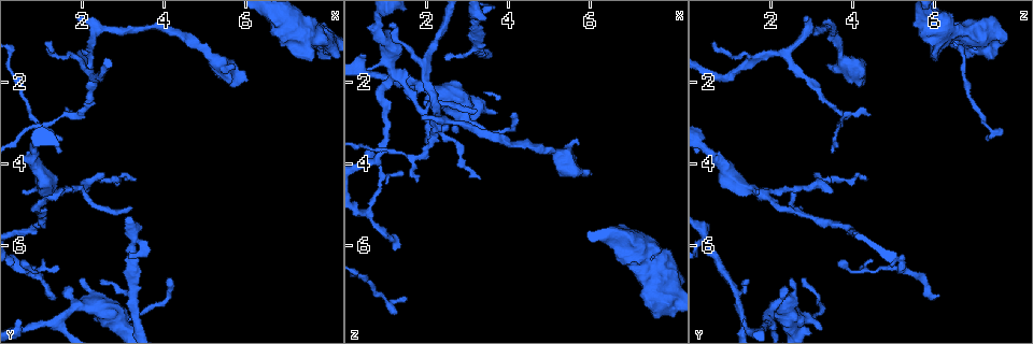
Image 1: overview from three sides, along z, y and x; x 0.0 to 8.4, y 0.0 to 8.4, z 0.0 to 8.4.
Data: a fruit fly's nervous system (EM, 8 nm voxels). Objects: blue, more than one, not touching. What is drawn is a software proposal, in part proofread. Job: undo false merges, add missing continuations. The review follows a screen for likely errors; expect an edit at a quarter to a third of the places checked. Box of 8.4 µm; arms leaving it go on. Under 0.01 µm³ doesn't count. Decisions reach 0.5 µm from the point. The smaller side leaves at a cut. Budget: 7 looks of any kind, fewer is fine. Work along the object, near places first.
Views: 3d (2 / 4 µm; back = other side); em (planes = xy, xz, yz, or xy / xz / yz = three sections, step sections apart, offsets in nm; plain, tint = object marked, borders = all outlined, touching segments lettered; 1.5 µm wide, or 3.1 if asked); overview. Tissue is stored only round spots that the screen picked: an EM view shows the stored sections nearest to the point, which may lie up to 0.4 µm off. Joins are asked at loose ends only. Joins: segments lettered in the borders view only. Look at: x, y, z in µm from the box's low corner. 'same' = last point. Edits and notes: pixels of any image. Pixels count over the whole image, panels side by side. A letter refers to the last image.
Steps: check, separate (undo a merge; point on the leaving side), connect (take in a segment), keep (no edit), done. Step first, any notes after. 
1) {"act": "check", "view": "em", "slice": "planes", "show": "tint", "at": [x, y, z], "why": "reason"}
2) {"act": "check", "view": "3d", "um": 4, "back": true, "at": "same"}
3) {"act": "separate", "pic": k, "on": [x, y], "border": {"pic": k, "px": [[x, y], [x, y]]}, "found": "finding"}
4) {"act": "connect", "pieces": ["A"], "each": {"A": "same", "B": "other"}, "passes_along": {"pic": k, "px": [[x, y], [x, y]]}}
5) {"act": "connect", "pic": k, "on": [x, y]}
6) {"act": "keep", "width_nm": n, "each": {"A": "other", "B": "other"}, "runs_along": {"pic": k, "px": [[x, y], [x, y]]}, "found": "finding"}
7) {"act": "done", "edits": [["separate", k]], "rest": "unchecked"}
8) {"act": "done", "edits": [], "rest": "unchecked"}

{"act": "check", "view": "em", "slice": "planes", "show": "tint", "at": [1.80, 2.80, 4.40], "why": "tapers out"}

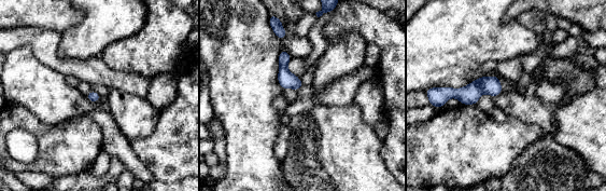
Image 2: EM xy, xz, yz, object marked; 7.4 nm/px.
{"act": "check", "view": "em", "slice": "planes", "show": "borders", "at": "same", "why": "see the neighbours"}

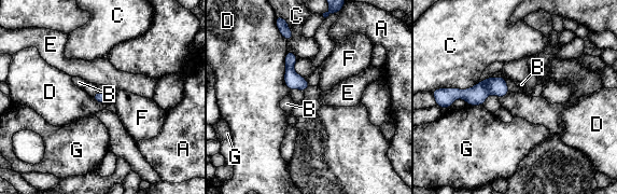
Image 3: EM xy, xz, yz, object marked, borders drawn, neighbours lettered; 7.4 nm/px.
{"act": "keep", "longest_contact_nm": ["D", 300], "each": {"A": "other", "B": "other", "C": "other", "D": "other", "E": "other", "F": "other", "G": "other"}, "border": {"pic": 3, "px": [[286, 52], [284, 84], [290, 91]]}, "found": "no lettered segment goes on from it"}

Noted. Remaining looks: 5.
{"act": "check", "view": "3d", "um": 4, "at": [5.35, 1.60, 3.95], "why": "arms part here"}

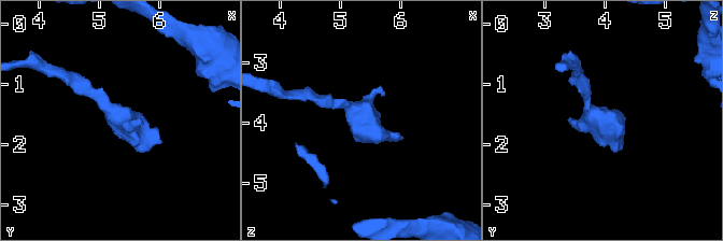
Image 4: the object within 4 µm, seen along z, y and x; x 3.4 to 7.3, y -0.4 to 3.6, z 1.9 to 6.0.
{"act": "check", "view": "em", "slice": "yz", "step": 4, "show": "tint", "at": [5.45, 1.60, 3.95]}

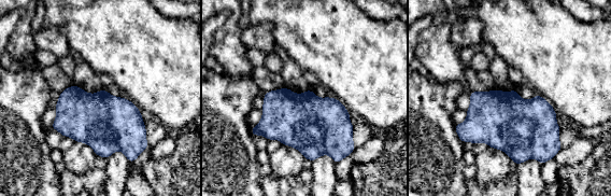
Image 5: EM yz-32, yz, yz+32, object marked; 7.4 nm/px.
{"act": "check", "view": "em", "slice": "planes", "show": "borders", "at": "same"}

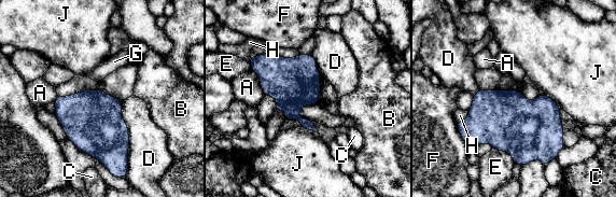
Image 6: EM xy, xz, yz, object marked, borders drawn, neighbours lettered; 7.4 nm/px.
{"act": "keep", "width_nm": 440, "longest_contact_nm": ["D", 550], "each": {"A": "other", "B": "other", "C": "other", "D": "other", "E": "other", "F": "other", "G": "other", "H": "other", "J": "other"}, "found": "all the same neuron"}

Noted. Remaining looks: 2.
{"act": "check", "view": "em", "slice": "yz", "step": 8, "show": "borders", "at": [4.10, 6.80, 2.85], "why": "branch stops here"}

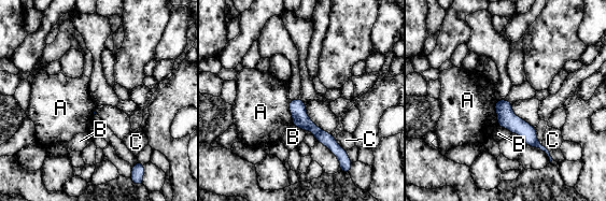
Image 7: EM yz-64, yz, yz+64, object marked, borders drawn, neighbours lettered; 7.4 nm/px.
{"act": "check", "view": "em", "slice": "planes", "show": "borders", "at": "same", "why": "another direction"}

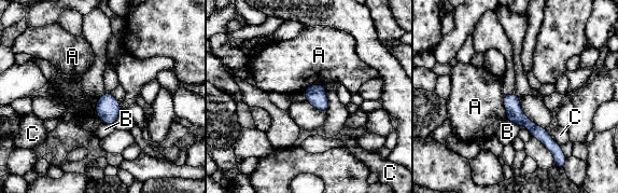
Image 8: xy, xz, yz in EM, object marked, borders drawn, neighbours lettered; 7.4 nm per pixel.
{"act": "keep", "longest_contact_nm": ["A", 190], "each": {"A": "other", "B": "other", "C": "other"}, "border": {"pic": 8, "px": [[504, 95], [503, 102], [506, 120]]}, "found": "no lettered segment goes on from it"}

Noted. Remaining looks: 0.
{"act": "done", "edits": [], "rest": "unchecked"}

